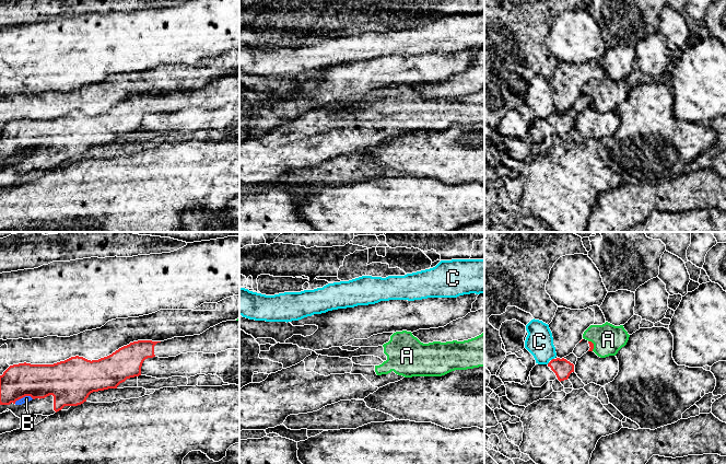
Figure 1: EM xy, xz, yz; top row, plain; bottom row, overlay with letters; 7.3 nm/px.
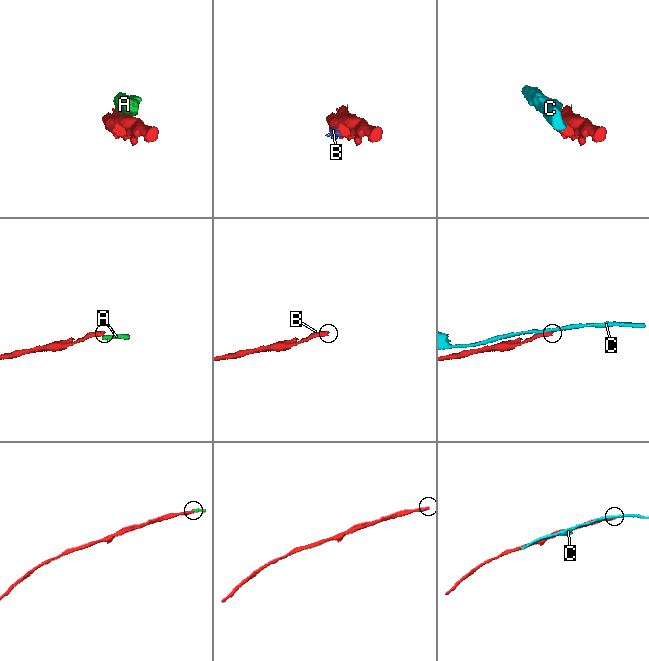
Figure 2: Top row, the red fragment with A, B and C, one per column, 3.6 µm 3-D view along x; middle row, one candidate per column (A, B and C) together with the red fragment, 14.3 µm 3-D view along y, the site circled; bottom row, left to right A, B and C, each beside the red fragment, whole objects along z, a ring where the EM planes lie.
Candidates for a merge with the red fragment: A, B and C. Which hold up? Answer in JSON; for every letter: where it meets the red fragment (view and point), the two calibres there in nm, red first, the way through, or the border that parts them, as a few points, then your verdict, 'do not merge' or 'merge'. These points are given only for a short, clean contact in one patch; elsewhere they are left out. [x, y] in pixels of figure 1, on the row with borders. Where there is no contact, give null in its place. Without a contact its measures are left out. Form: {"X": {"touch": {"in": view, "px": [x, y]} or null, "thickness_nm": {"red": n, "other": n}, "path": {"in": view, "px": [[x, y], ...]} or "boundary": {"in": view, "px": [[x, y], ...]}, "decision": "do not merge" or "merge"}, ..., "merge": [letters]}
{"A": {"touch": {"in": "yz", "px": [593, 345]}, "thickness_nm": {"red": 30, "other": 220}, "boundary": {"in": "yz", "px": [[588, 340], [593, 344], [593, 350]]}, "decision": "do not merge"}, "B": {"touch": {"in": "xy", "px": [23, 396]}, "thickness_nm": {"red": 260, "other": 50}, "decision": "do not merge"}, "C": {"touch": {"in": "yz", "px": [552, 359]}, "thickness_nm": {"red": 140, "other": 200}, "decision": "do not merge"}, "merge": []}

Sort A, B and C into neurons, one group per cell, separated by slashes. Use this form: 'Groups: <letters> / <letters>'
Groups: A / B / C

